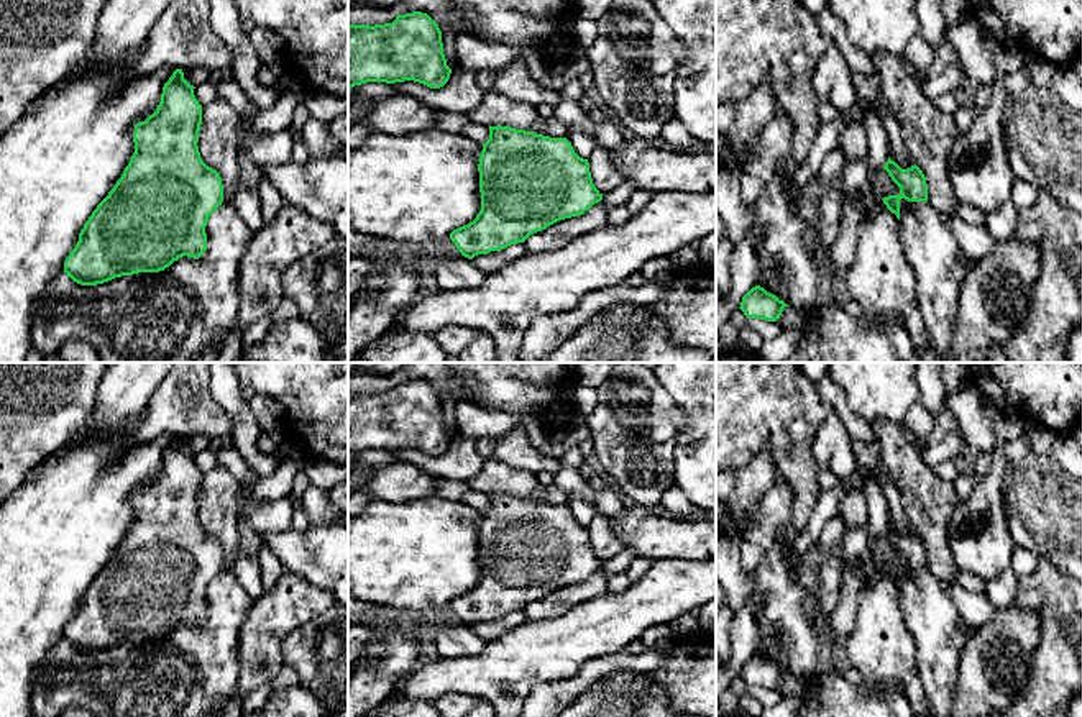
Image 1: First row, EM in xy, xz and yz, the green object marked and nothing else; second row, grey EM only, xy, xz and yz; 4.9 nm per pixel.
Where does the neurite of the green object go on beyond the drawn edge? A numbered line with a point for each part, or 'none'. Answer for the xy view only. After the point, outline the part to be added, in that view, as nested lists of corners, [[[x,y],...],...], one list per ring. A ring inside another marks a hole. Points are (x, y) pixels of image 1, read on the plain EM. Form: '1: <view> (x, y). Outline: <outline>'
none

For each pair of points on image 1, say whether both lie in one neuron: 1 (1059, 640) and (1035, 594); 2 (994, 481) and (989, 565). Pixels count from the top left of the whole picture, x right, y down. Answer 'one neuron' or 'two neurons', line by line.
1: one neuron
2: one neuron

